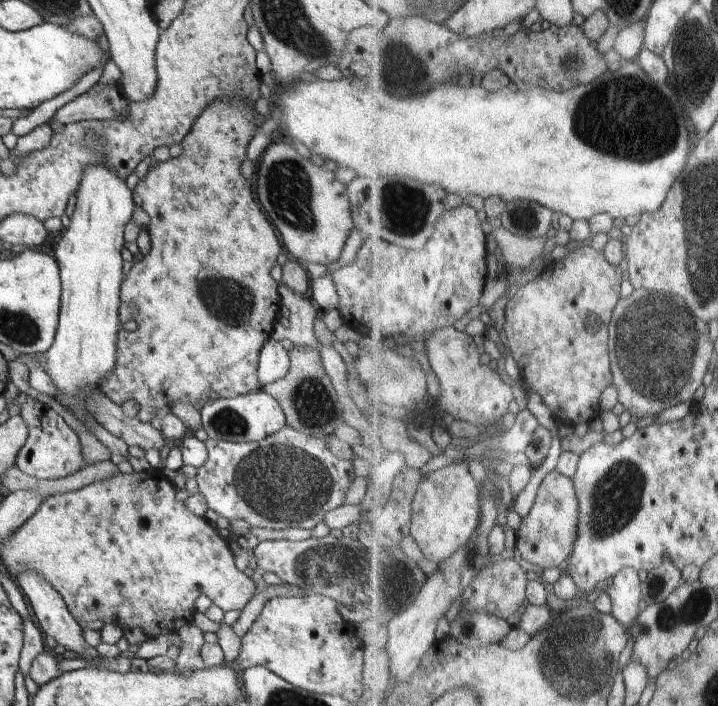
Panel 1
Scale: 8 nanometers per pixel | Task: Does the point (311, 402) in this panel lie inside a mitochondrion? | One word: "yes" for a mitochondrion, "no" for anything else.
yes

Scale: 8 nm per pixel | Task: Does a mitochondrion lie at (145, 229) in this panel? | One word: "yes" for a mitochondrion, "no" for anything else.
no

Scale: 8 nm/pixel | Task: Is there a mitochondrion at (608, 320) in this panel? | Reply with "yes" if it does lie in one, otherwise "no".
yes

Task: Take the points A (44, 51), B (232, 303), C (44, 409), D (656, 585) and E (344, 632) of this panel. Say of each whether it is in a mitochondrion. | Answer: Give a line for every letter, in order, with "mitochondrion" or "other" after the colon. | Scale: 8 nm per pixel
A: other
B: mitochondrion
C: other
D: mitochondrion
E: other

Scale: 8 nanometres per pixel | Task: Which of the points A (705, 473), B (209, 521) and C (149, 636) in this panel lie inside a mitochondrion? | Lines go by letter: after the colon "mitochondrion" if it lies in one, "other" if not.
A: other
B: other
C: other

